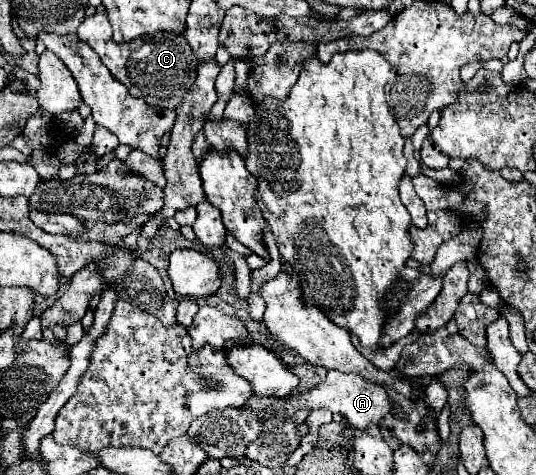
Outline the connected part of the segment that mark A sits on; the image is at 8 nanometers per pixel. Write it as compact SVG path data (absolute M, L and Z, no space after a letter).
M329 370L325 380L317 386L313 386L311 390L307 390L305 394L297 394L297 396L285 396L285 398L275 398L275 396L257 396L253 394L247 404L245 404L253 414L255 418L259 418L261 422L265 422L269 416L263 412L263 408L273 408L277 410L283 418L291 418L297 410L305 408L305 410L317 410L317 408L327 408L331 412L341 412L347 422L351 422L353 426L357 428L365 428L369 424L381 424L383 422L383 416L389 414L391 410L391 400L387 396L387 392L383 390L383 386L377 386L373 382L367 382L365 378L361 378L359 374L345 374L345 372L339 372L339 370Z

